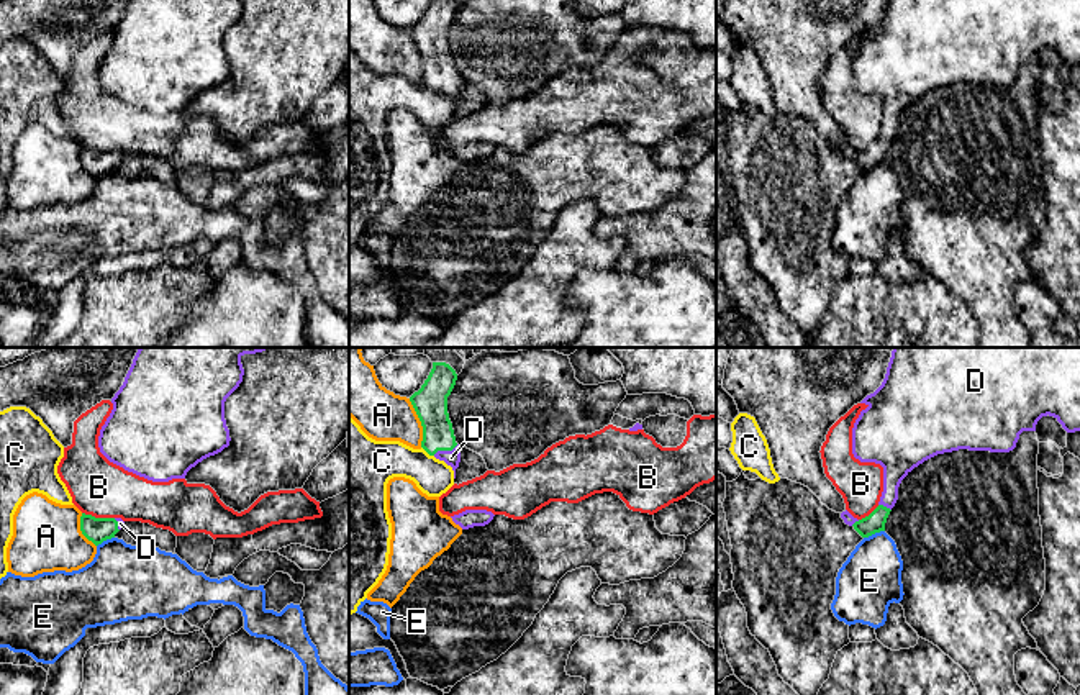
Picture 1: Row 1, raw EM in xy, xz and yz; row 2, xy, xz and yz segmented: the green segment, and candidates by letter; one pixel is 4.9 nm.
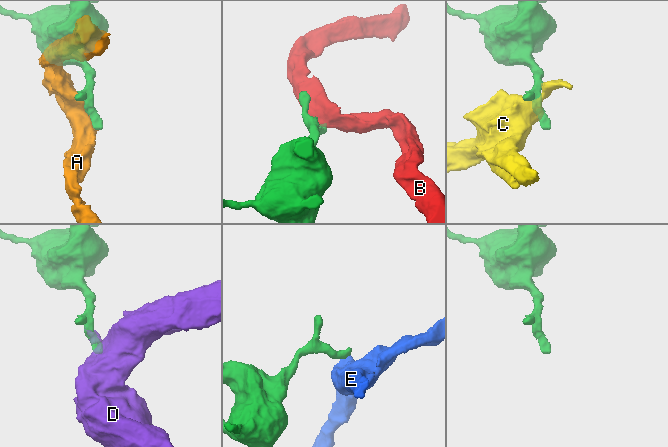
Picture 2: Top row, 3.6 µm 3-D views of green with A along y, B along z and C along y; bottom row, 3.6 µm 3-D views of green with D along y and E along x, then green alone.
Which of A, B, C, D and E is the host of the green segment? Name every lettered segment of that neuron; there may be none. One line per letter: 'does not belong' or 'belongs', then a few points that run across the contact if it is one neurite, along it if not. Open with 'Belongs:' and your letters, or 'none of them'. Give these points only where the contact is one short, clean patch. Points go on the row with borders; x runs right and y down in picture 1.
Belongs: D
A: does not belong
B: does not belong; line xy (82, 512), (92, 517), (113, 518)
C: does not belong
D: belongs
E: does not belong; line yz (884, 530), (864, 538)

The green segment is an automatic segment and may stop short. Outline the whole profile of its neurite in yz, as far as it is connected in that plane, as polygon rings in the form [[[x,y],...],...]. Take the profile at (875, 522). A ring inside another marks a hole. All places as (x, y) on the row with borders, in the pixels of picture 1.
[[[893,348],[882,385],[860,403],[867,408],[852,428],[852,454],[860,462],[883,467],[883,492],[869,516],[857,520],[846,510],[841,518],[869,538],[885,531],[901,480],[924,461],[959,449],[1010,452],[1019,434],[1036,431],[1037,421],[1047,415],[1067,433],[1080,431],[1080,348]]]

